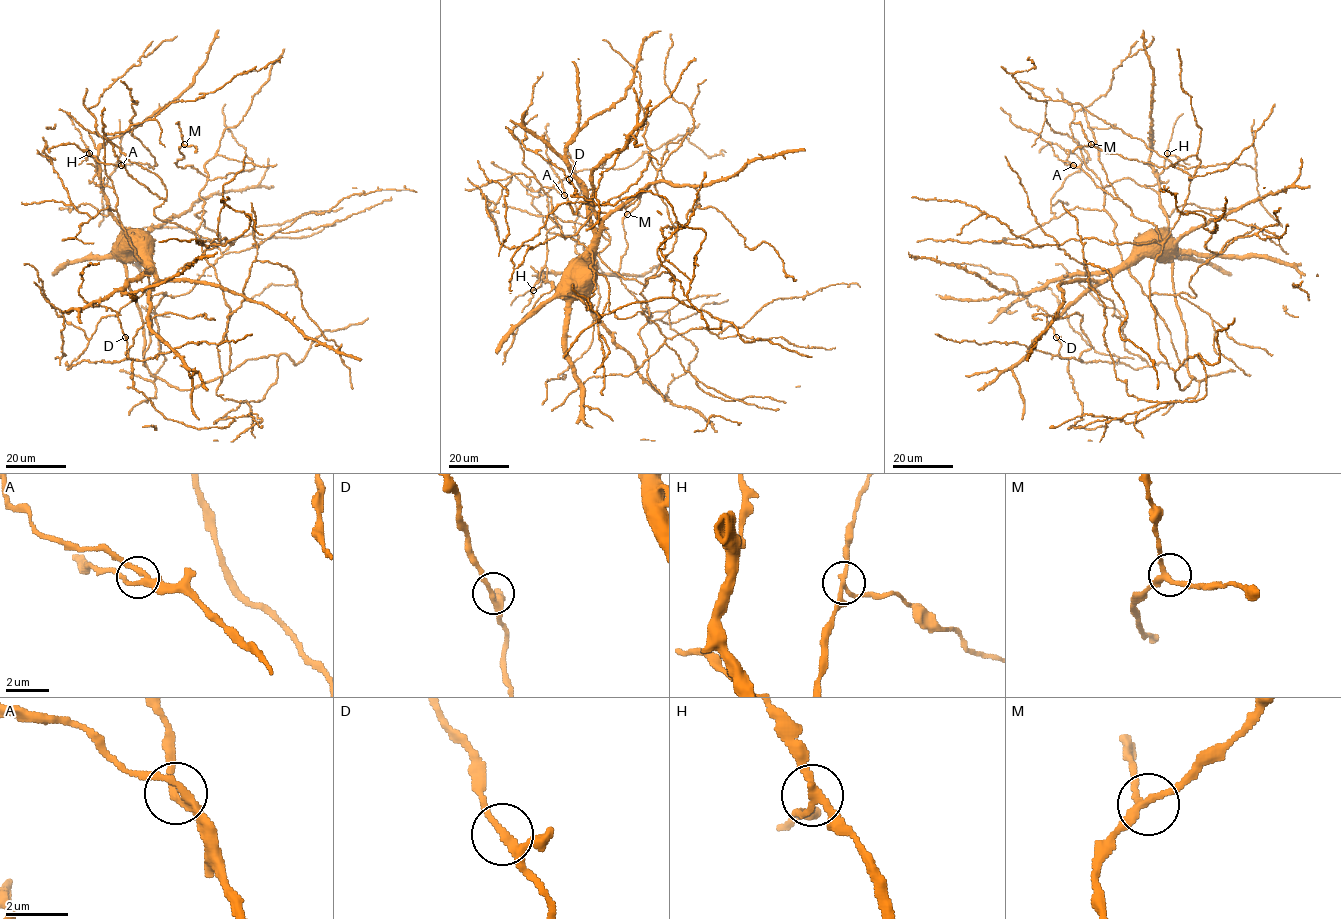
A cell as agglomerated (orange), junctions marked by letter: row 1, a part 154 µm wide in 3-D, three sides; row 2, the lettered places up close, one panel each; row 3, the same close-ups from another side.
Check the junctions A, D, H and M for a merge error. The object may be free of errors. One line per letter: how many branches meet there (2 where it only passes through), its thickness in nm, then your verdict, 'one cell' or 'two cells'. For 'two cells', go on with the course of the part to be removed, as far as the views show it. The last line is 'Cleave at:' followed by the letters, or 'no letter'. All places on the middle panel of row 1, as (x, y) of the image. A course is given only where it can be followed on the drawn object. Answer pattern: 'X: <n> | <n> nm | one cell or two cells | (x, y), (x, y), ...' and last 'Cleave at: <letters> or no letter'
A: 3 | 200 nm | one cell
D: 3 | 190 nm | one cell
H: 3 | 190 nm | two cells | (532, 289), (532, 297), (521, 312)
M: 3 | 220 nm | one cell
Cleave at: H

